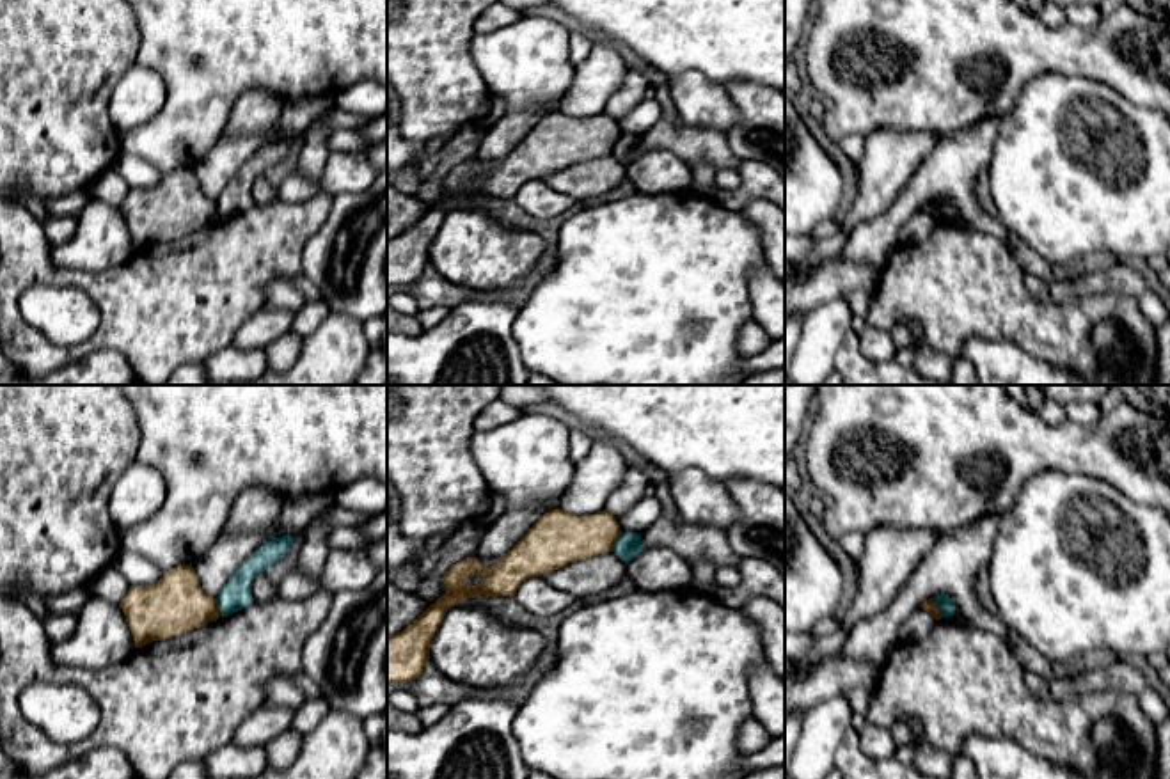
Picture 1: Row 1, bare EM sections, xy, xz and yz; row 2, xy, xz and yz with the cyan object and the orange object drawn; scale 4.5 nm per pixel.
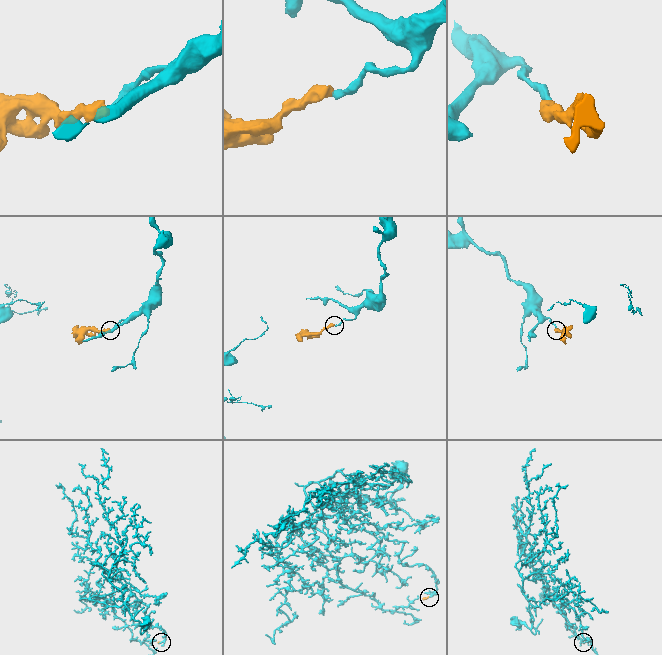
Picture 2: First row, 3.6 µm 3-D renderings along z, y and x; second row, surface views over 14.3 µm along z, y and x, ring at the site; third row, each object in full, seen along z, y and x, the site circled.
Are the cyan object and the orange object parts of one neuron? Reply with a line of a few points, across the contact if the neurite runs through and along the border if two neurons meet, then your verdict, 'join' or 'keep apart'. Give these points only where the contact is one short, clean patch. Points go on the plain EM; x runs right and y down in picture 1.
xz (622, 135), (611, 153) | keep apart

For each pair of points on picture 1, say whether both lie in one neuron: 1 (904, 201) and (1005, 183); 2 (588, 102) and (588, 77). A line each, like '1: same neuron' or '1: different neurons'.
1: different neurons
2: same neuron

